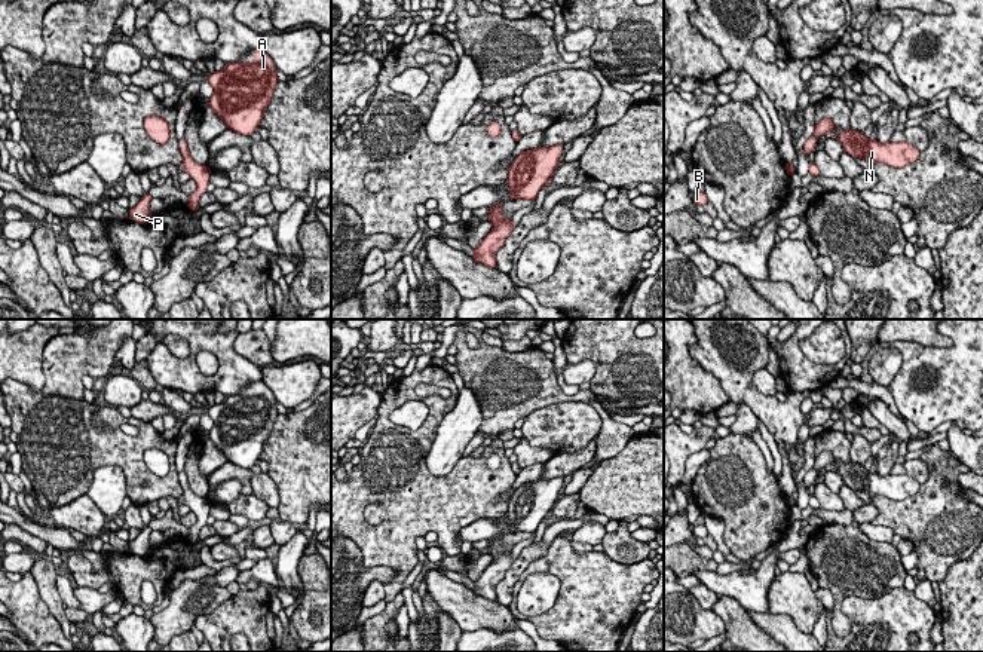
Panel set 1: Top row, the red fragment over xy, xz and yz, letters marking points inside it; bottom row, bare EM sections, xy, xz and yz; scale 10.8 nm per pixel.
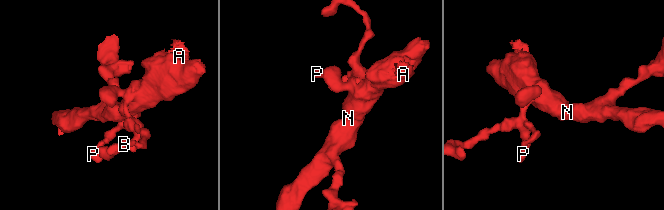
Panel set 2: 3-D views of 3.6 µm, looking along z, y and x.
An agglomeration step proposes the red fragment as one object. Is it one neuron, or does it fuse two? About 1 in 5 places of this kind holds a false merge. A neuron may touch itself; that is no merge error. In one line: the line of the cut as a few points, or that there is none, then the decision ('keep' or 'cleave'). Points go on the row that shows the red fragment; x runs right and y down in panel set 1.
cut none; keep

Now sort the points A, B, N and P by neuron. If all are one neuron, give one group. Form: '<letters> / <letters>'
A B N P

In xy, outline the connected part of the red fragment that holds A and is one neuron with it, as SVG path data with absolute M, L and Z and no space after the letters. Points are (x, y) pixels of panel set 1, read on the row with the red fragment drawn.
M258 48L252 52L251 62L226 64L206 79L214 89L209 107L227 129L242 135L255 132L279 82L276 65L266 50Z

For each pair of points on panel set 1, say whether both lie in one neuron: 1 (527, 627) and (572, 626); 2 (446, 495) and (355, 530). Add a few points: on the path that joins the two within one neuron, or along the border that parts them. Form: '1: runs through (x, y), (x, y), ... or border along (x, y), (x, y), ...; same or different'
1: border along (516, 617), (529, 620), (539, 636); different
2: runs through (423, 504), (397, 527), (377, 530); same

